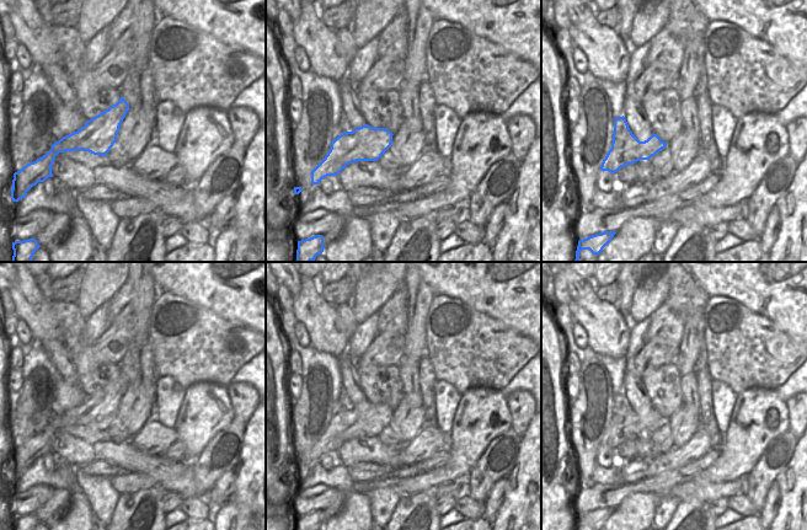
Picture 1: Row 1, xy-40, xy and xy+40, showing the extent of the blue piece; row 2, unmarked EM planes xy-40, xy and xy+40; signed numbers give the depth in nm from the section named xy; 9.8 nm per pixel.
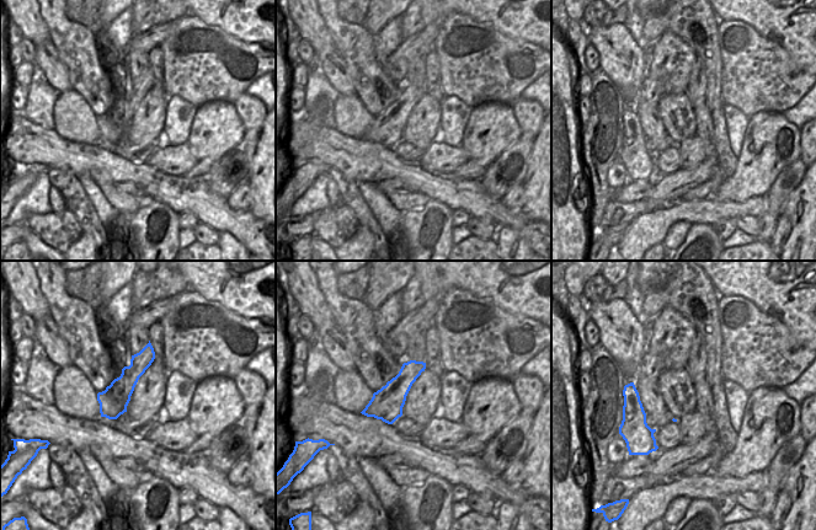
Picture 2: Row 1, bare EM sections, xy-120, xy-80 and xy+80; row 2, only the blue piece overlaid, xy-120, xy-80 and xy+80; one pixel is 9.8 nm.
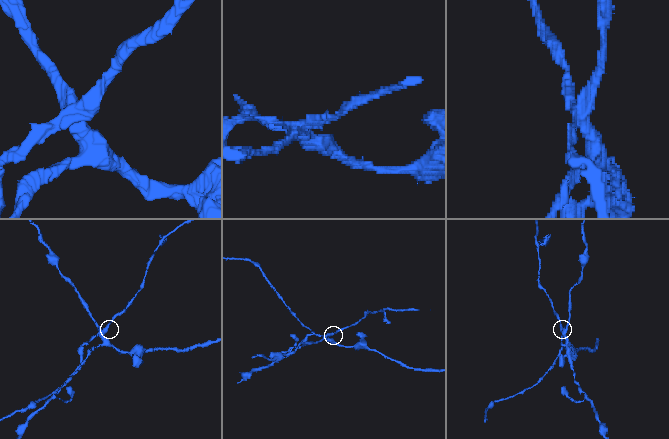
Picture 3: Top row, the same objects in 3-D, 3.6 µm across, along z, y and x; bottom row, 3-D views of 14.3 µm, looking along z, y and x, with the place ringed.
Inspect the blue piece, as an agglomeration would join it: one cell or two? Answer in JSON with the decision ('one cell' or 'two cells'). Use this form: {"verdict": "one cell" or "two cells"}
{"verdict": "two cells"}

